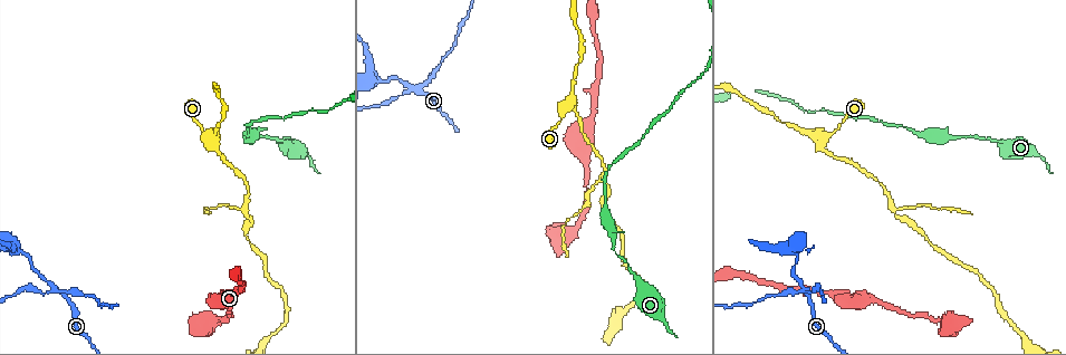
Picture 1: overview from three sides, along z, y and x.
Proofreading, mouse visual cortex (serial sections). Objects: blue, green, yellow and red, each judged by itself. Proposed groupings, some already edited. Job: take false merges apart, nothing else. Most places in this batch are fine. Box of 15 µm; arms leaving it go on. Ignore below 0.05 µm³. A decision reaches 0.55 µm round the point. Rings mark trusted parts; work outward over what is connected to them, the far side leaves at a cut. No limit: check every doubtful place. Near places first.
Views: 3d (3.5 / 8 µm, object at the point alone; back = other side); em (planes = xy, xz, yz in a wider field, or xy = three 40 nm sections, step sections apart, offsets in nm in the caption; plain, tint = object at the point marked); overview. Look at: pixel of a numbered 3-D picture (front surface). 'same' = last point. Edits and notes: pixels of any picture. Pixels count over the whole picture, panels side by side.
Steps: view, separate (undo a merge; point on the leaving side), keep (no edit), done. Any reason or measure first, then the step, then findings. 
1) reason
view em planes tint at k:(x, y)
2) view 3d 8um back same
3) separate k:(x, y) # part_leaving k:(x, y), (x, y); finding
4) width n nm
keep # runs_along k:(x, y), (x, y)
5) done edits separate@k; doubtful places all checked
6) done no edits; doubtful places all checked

three-way junction
view 3d 3.5um back at 1:(246, 209)

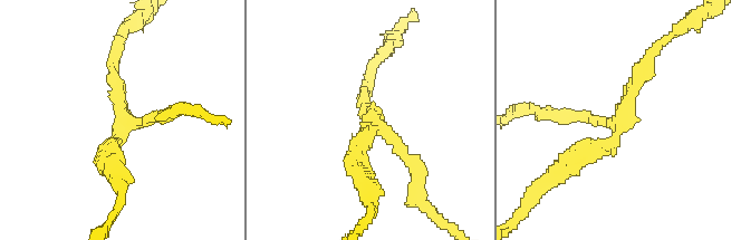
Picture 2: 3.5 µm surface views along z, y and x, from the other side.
arms 3; arm_widths 150, 200, 250 nm; shape alone is not enough
view em xy step 1 tint at 2:(372, 121)

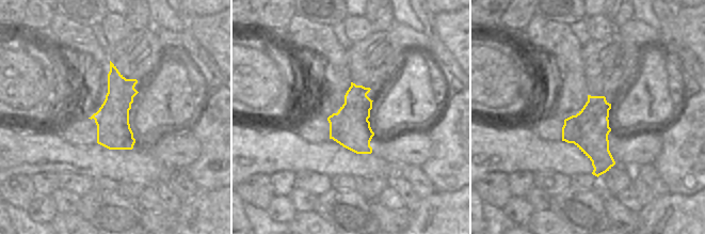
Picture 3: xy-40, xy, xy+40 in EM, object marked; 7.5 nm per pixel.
keep # runs_along 2:(650, 57), (618, 133), (566, 164); all the same cell

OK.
four or more arms meet
view 3d 3.5um at 1:(63, 291)

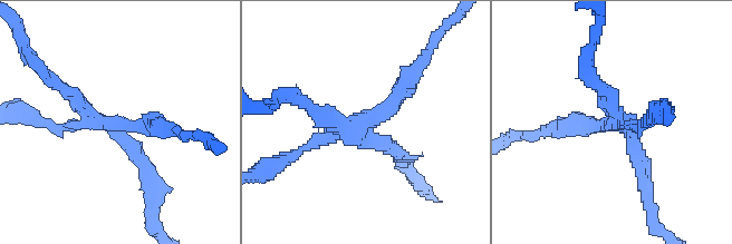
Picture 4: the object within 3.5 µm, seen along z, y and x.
arms 4; arm_widths 150, 200, 200, 200 nm; now the EM
view em xy step 3 tint at 4:(114, 129)

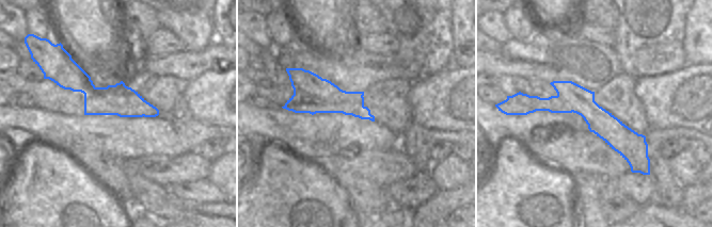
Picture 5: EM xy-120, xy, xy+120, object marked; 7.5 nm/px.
view em xy step 5 tint same

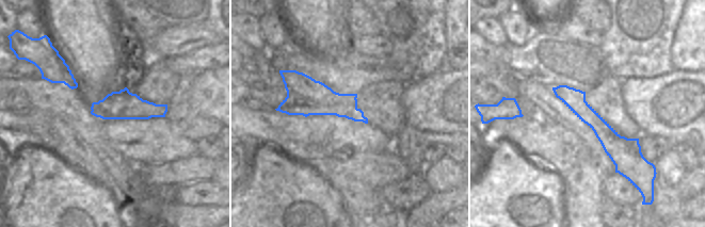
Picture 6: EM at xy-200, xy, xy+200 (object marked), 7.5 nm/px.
separate 4:(575, 127) # two cells meet here

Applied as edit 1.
view em xy step 2 tint at 1:(16, 243)

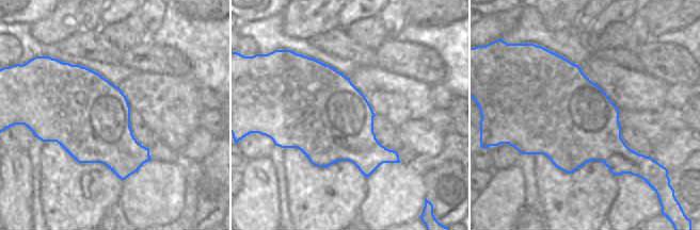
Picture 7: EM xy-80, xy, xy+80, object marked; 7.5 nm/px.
view 3d 3.5um same

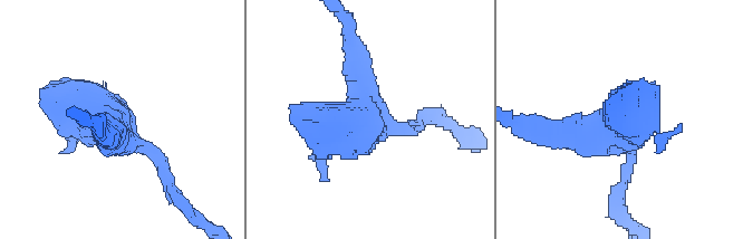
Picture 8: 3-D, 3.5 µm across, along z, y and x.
keep # all the same cell

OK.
done edits separate@4; doubtful places all checked

